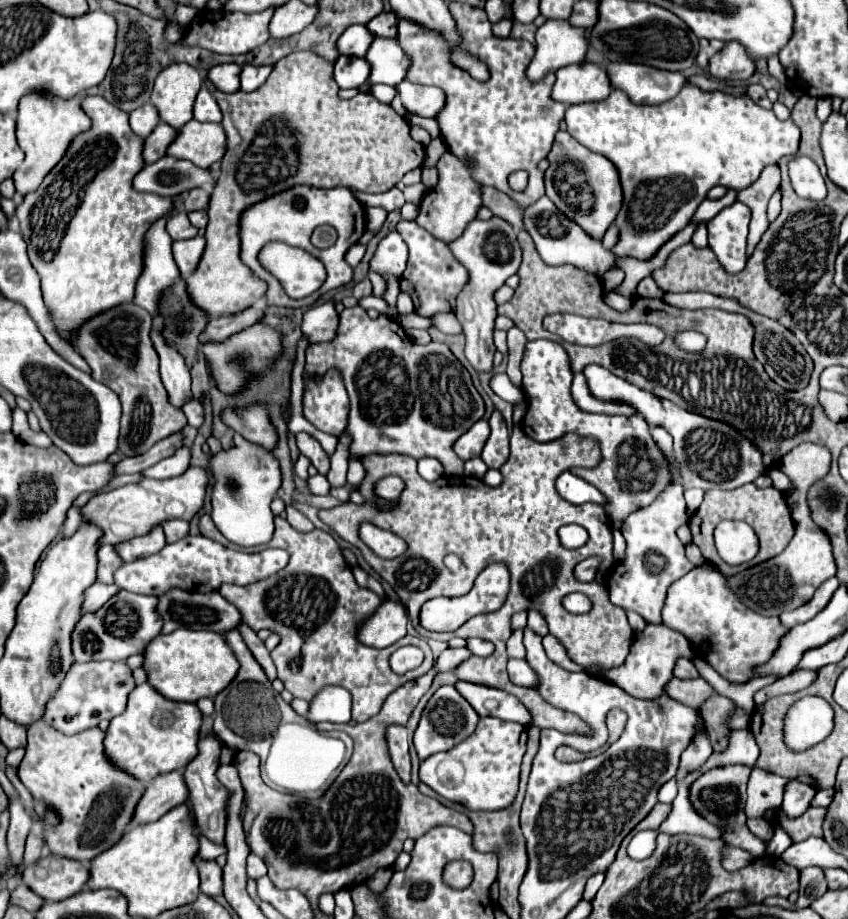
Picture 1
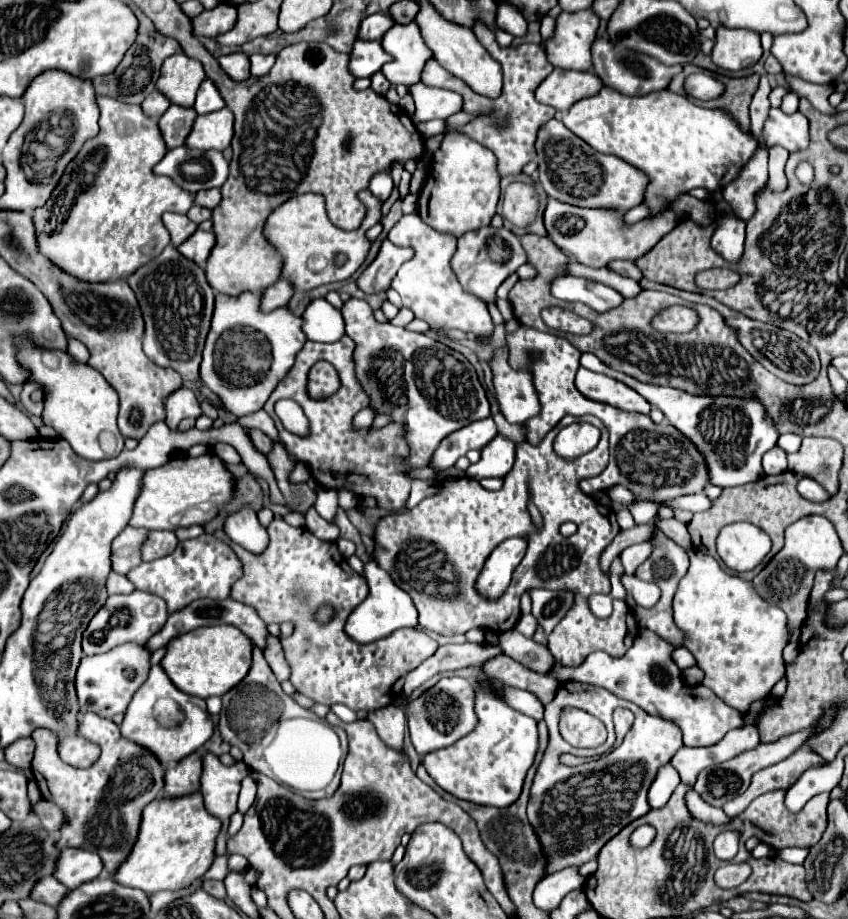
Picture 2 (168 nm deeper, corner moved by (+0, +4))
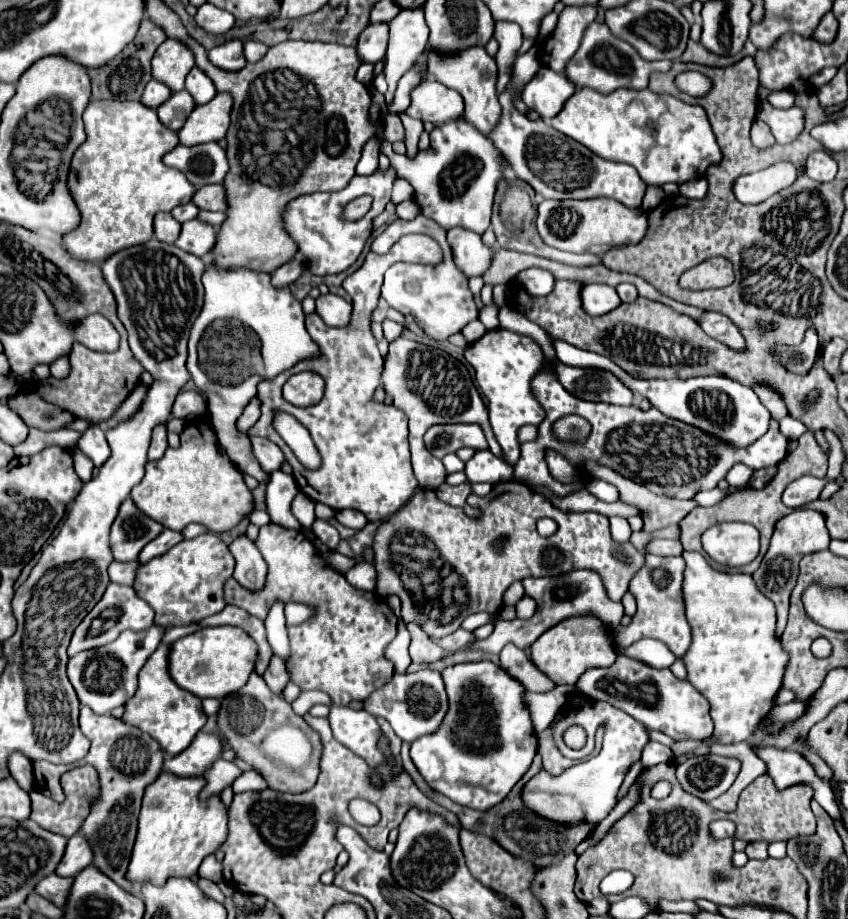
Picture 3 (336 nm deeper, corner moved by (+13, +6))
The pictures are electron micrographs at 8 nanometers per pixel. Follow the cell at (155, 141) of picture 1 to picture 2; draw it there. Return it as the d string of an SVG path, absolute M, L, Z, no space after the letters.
M170 105L170 109L160 117L160 131L168 149L180 147L186 141L186 135L190 133L196 117L198 113L194 111L194 107L186 109L180 105Z

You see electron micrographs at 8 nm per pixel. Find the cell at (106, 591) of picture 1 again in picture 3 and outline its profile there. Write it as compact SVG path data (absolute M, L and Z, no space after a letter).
M113 561L109 565L109 579L113 583L121 583L121 585L131 585L133 583L133 573L137 569L137 561L133 563L117 563Z

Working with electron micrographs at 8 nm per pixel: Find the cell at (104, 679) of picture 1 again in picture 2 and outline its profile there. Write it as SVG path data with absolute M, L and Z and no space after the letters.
M138 643L118 645L104 655L84 655L76 673L76 693L80 699L82 713L96 711L106 719L124 713L128 703L132 701L132 695L138 691L138 687L146 681L150 673L150 655L152 651L146 645Z

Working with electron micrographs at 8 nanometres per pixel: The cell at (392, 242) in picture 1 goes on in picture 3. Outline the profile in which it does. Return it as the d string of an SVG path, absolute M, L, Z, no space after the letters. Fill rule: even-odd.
M403 235L387 255L369 253L359 271L351 273L343 281L343 289L353 299L353 323L343 329L331 329L323 323L323 319L313 313L307 317L305 325L309 335L321 347L321 355L317 359L303 359L291 369L277 375L277 379L265 379L259 383L259 401L261 401L261 417L255 427L249 429L249 435L259 435L271 439L281 447L285 459L293 467L293 477L299 489L313 501L325 503L331 509L357 509L365 513L369 521L383 521L401 509L409 497L417 489L417 479L411 469L409 459L409 443L407 443L407 417L403 411L383 405L371 403L375 389L379 387L383 359L377 349L377 341L371 333L371 311L377 307L379 289L383 283L383 273L389 265L397 261L407 263L439 263L441 249L427 235ZM299 371L315 371L325 379L325 395L321 403L313 407L295 407L283 399L281 387L285 381ZM273 411L287 411L295 415L311 433L311 439L321 455L319 469L307 469L299 463L295 453L287 447L285 441L271 427Z

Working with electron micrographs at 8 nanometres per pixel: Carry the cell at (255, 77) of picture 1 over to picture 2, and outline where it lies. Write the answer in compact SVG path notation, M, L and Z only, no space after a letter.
M254 53L250 55L250 63L252 63L252 75L266 75L270 71L270 67L274 65L276 55L262 55L262 53Z

